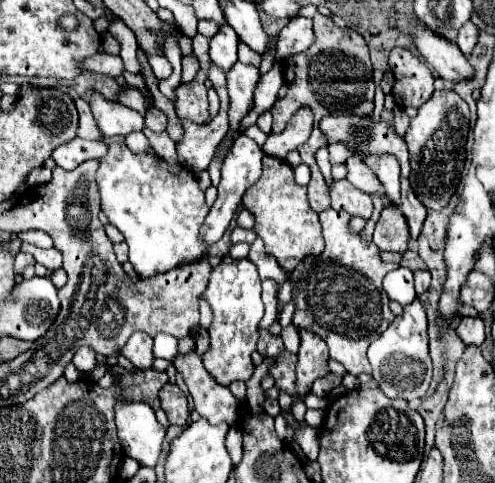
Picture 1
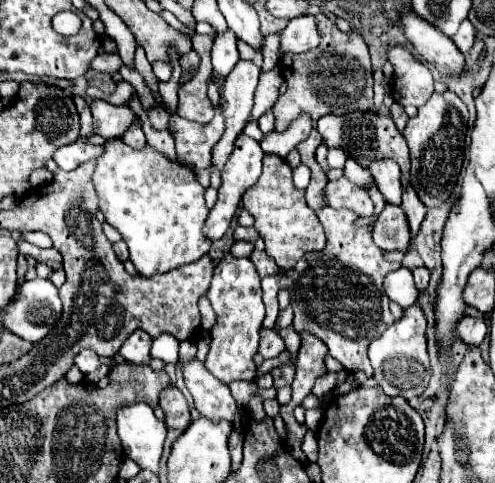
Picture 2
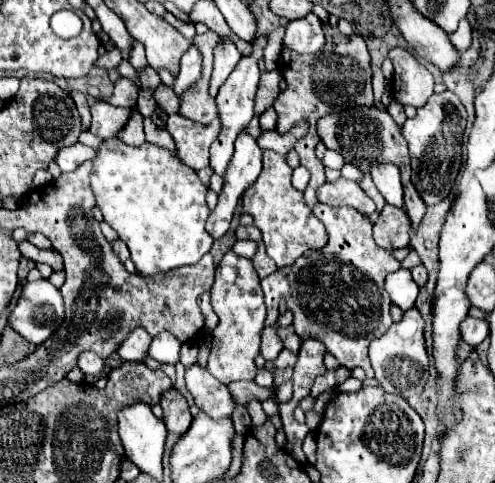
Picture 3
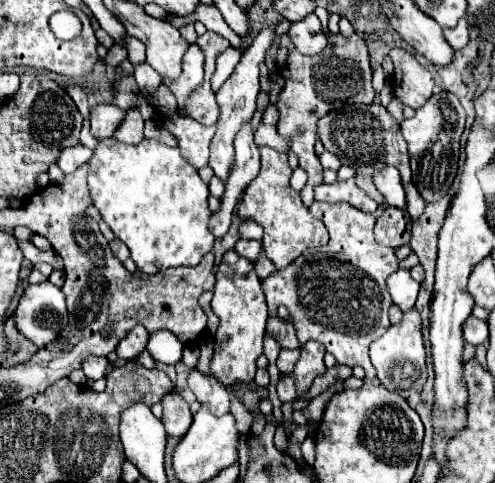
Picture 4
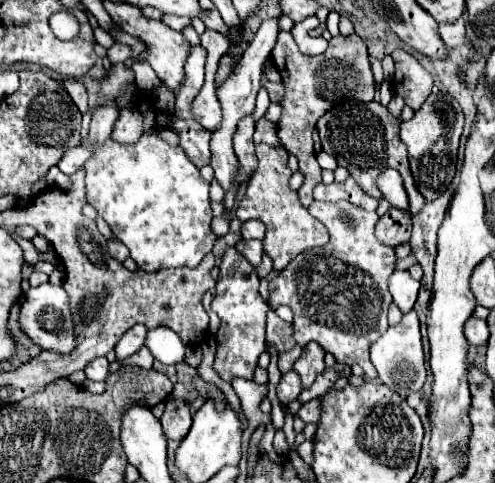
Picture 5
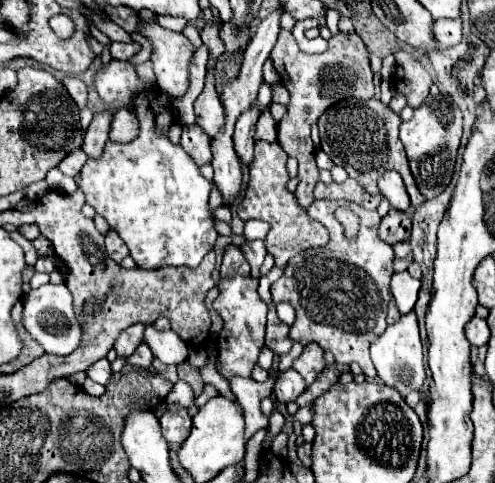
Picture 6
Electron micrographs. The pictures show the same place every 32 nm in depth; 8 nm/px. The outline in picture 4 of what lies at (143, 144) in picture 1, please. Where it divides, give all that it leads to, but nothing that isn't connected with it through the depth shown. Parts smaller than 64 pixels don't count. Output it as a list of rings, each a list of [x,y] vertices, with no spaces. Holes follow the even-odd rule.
[[[138,108],[128,110],[124,124],[120,124],[114,138],[124,144],[140,144],[140,140],[144,140],[144,120],[142,120],[142,114],[138,112]]]

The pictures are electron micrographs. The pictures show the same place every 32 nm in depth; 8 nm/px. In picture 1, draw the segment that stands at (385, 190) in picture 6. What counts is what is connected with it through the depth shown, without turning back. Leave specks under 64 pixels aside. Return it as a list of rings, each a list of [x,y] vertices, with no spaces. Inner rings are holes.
[[[368,154],[364,164],[376,172],[380,182],[384,184],[390,200],[394,204],[400,202],[400,164],[392,154]]]

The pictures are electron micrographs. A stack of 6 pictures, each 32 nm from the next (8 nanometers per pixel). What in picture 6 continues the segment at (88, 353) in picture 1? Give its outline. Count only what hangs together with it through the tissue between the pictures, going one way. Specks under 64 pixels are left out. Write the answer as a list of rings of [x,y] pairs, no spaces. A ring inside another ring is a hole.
[[[102,358],[102,360],[96,360],[88,370],[86,370],[86,374],[88,374],[88,378],[90,380],[94,380],[94,382],[98,382],[98,384],[108,384],[108,380],[110,380],[110,376],[112,376],[112,370],[110,370],[110,362],[106,360],[106,358]]]

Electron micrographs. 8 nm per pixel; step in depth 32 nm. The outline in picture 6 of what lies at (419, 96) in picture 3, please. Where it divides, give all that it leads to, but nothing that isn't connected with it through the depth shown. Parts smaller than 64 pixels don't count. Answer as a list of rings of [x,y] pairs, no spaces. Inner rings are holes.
[[[396,52],[396,74],[394,74],[394,88],[406,96],[408,106],[418,108],[430,94],[432,76],[426,68],[408,52]]]

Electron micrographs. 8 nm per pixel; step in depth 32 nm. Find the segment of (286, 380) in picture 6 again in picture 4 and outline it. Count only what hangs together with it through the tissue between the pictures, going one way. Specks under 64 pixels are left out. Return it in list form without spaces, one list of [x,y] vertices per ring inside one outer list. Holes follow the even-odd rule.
[[[288,376],[288,378],[282,378],[276,386],[278,390],[278,398],[280,402],[290,402],[294,400],[294,394],[296,394],[296,386],[294,386],[294,376]]]

